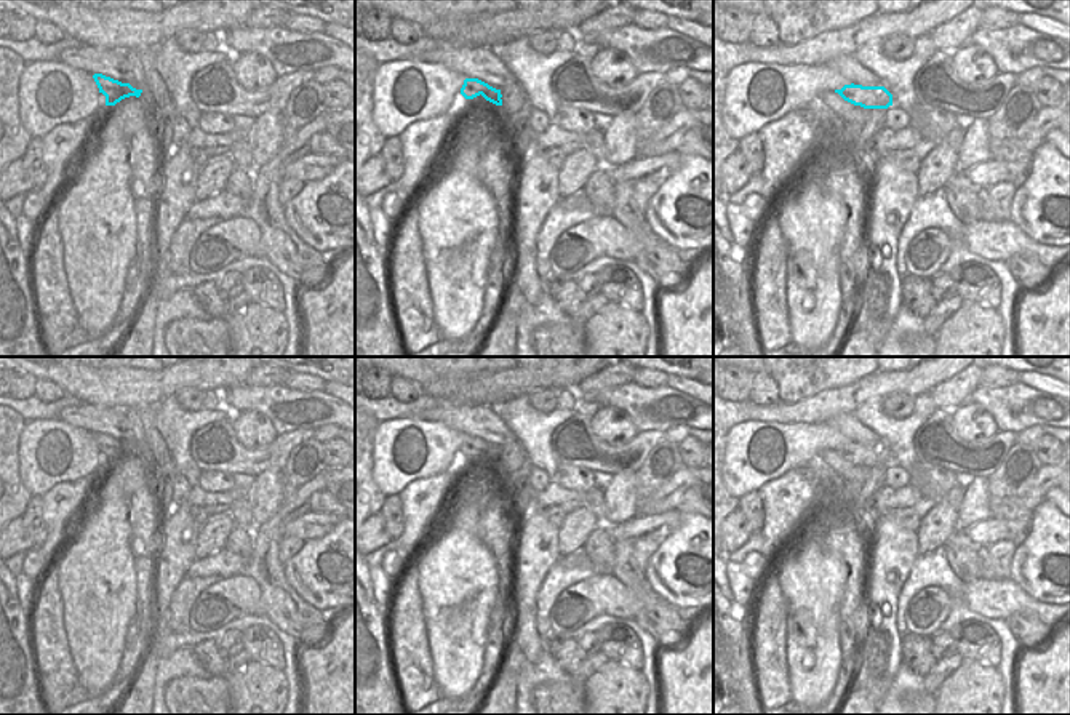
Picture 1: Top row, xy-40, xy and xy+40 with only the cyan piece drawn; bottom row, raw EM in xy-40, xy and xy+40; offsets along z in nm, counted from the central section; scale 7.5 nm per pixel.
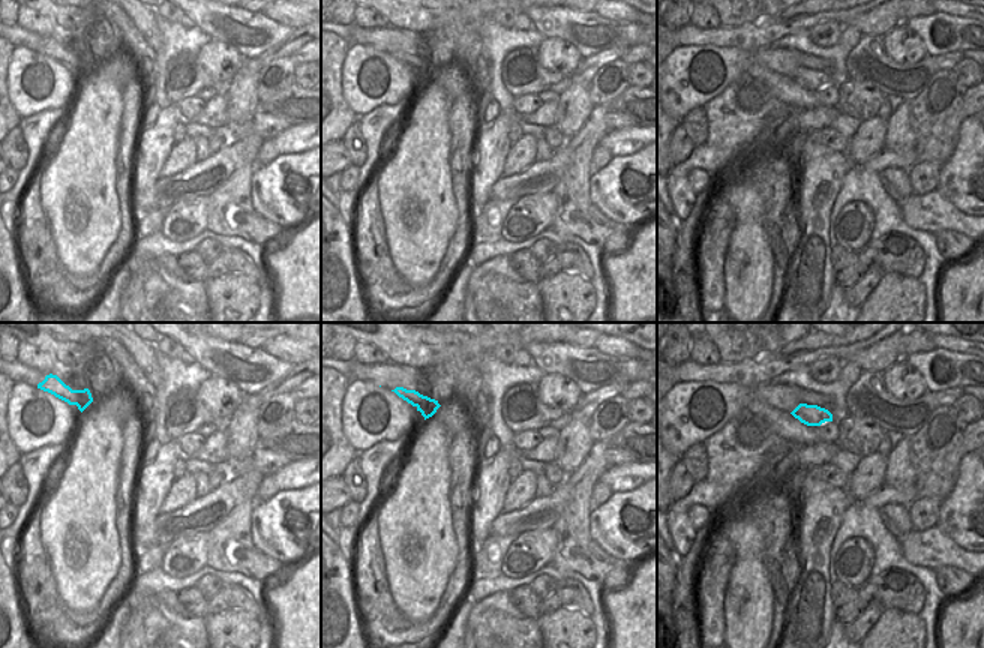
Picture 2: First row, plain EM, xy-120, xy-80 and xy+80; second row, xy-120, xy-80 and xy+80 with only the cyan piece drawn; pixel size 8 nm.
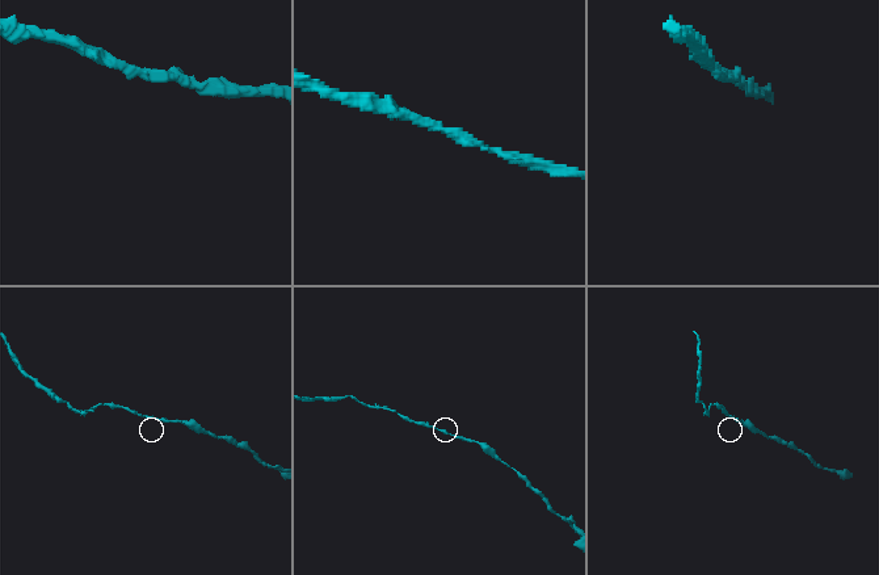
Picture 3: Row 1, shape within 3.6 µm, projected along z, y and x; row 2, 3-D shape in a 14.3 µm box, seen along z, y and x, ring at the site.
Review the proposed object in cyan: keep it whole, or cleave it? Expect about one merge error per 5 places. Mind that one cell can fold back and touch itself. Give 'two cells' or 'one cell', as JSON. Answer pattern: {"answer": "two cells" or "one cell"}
{"answer": "one cell"}

